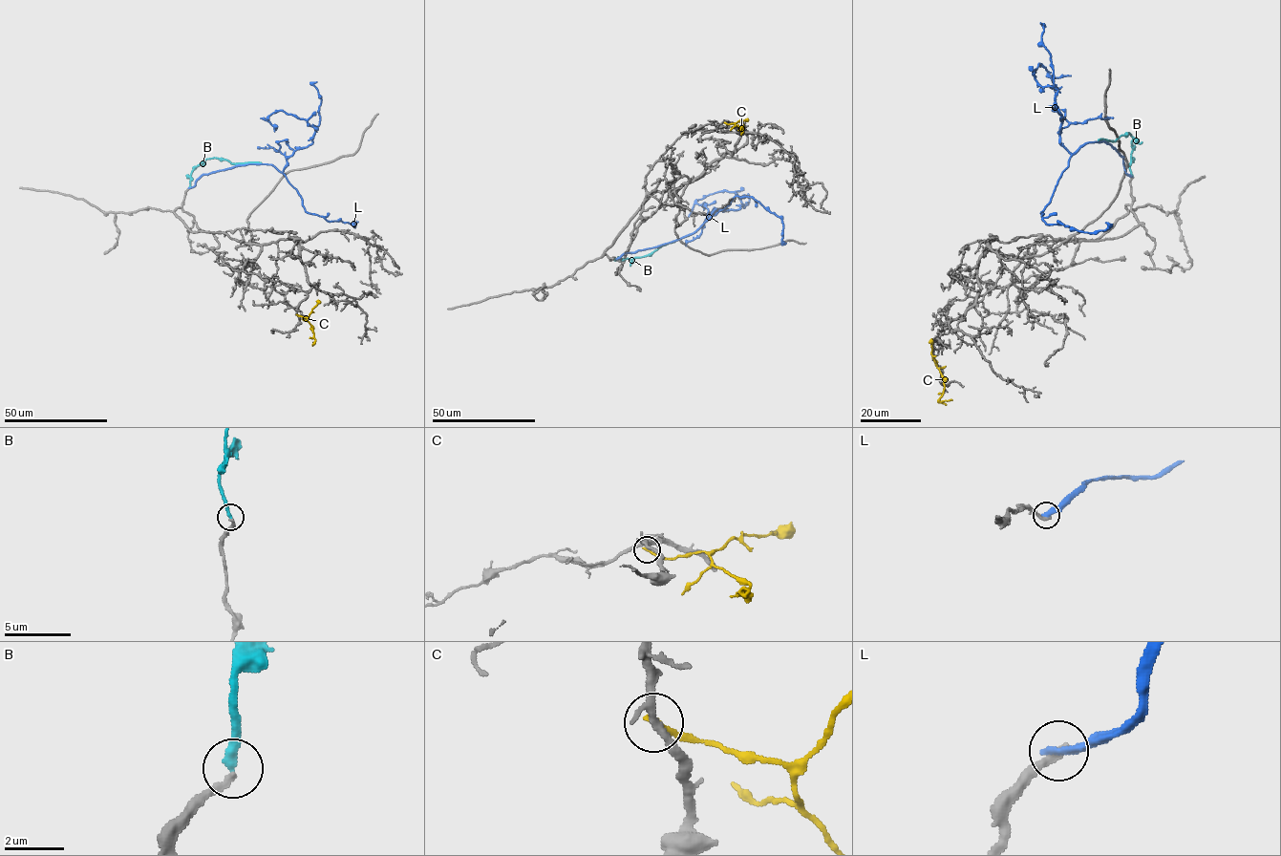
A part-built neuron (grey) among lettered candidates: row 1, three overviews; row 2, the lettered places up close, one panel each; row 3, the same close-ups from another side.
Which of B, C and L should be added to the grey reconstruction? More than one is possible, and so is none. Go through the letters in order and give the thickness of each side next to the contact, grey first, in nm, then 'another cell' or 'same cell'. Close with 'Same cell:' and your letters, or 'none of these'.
B: 240 nm thick on the grey side, 280 nm on the other; same cell
C: 200 nm thick on the grey side, 200 nm on the other; another cell
L: 280 nm thick on the grey side, 360 nm on the other; another cell
Same cell: B

